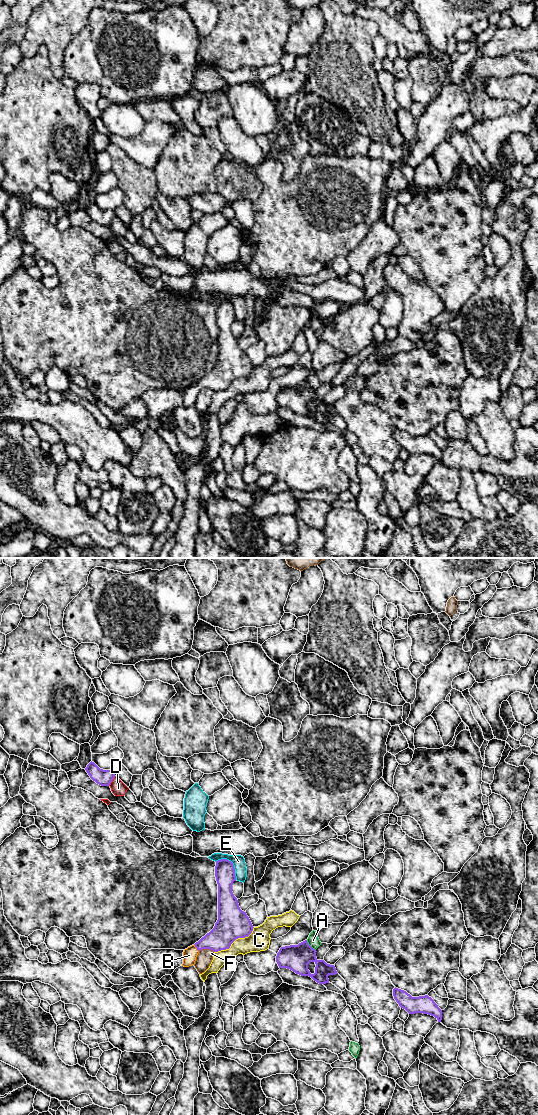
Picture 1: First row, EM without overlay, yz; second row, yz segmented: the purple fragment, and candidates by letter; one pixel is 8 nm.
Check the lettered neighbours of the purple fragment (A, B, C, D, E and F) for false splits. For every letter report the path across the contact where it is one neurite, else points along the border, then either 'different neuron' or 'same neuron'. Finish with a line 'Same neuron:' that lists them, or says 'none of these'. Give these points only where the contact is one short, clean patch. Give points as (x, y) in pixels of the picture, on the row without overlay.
A: different neuron
B: across yz (223, 374), (216, 380), (196, 387), (189, 395) | same neuron
C: different neuron
D: different neuron
E: different neuron
F: different neuron
Same neuron: B

